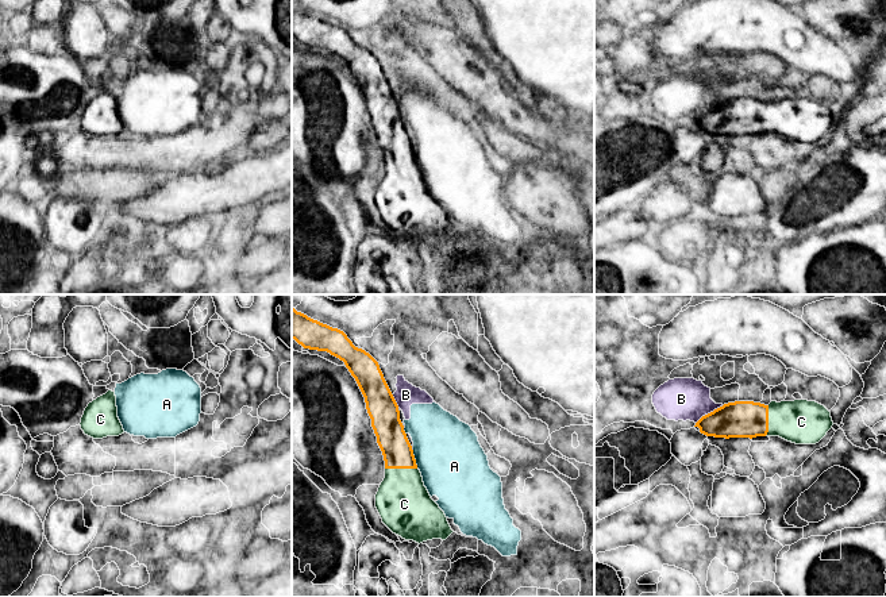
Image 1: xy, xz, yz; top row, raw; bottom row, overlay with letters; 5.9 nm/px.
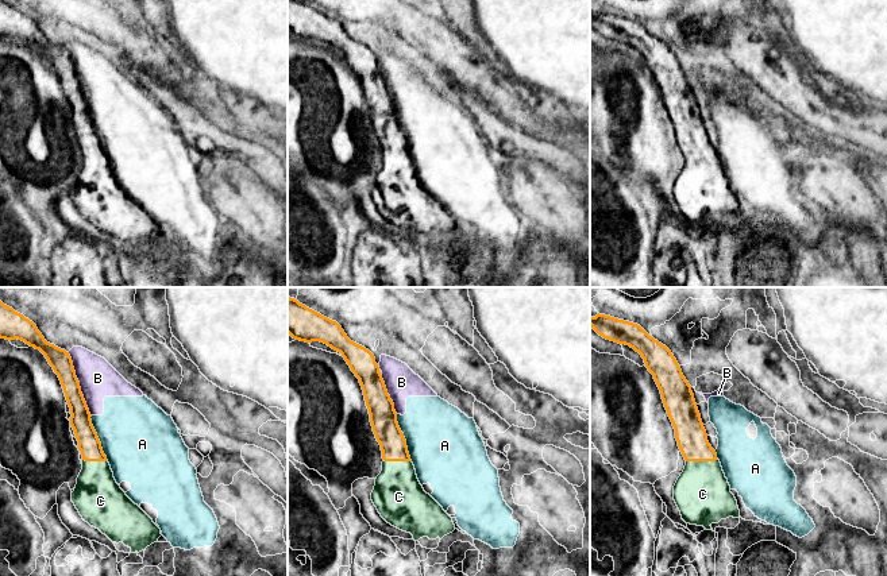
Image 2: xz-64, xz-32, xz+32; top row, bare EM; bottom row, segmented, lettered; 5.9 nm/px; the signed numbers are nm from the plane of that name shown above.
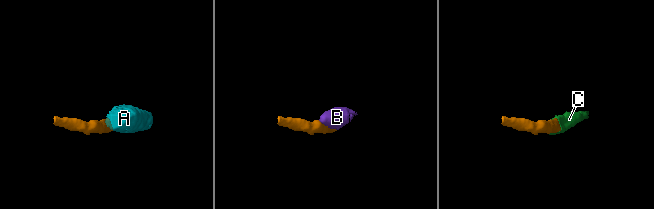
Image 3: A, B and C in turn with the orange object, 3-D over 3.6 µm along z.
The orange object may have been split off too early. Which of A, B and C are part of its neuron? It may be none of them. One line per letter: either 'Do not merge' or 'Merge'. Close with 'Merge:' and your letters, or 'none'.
A: Do not merge
B: Do not merge
C: Merge
Merge: C

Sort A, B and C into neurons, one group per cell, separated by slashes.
A B / C

